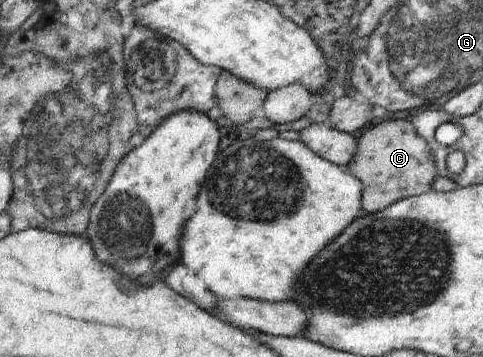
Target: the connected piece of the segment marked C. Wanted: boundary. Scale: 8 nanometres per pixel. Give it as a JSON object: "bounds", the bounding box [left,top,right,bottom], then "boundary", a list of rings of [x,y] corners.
{"bounds":[348,119,437,214],"boundary":[[[395,119],[366,126],[356,135],[358,149],[348,171],[366,188],[361,199],[363,214],[373,214],[412,196],[419,196],[431,190],[437,178],[433,151],[420,137],[412,122]]]}

